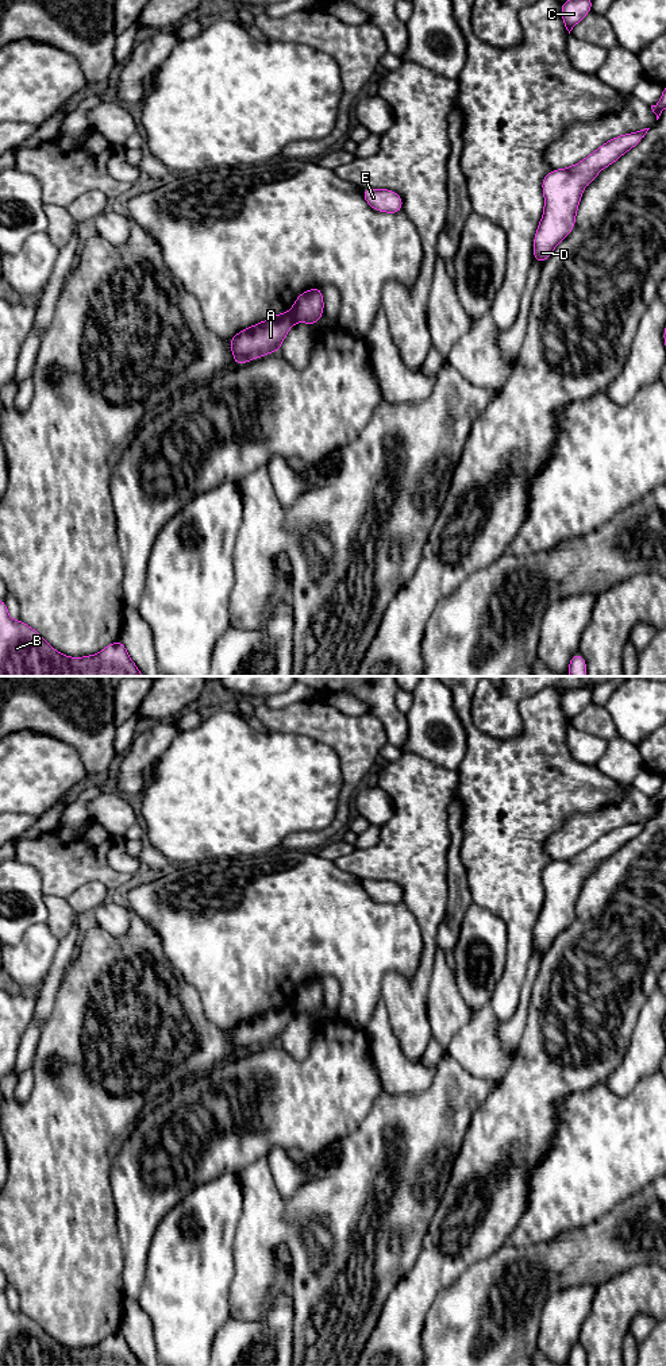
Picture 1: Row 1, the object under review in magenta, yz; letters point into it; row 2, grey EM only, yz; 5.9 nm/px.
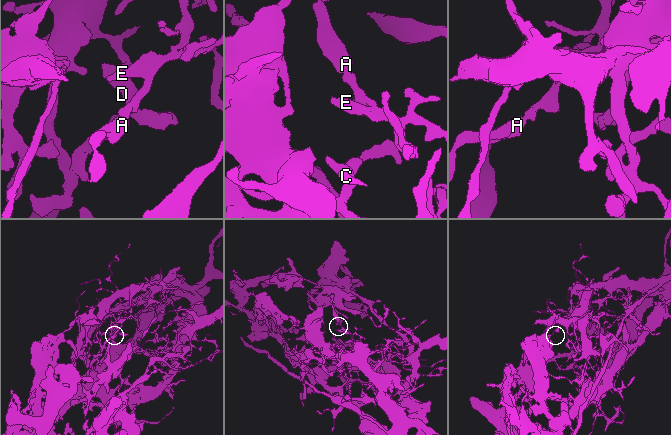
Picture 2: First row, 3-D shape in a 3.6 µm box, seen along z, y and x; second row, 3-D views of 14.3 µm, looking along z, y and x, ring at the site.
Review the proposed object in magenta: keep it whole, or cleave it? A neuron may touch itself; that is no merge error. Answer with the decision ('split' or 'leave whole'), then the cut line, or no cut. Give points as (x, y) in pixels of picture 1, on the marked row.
split; cut yz (289, 312), (295, 320)

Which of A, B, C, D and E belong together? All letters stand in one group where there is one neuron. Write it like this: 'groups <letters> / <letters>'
groups A B / C D E

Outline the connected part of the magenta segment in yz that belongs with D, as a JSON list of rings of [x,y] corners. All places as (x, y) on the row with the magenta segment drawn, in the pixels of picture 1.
[[[648,130],[613,138],[577,165],[548,171],[542,181],[544,209],[534,238],[534,262],[544,265],[554,248],[573,231],[584,188],[604,167],[635,147]]]

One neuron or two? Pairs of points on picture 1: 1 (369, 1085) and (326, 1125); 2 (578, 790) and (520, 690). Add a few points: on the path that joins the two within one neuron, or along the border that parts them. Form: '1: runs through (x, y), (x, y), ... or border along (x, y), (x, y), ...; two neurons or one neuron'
1: runs through (358, 1092), (337, 1114); one neuron
2: border along (543, 690), (518, 702); two neurons

